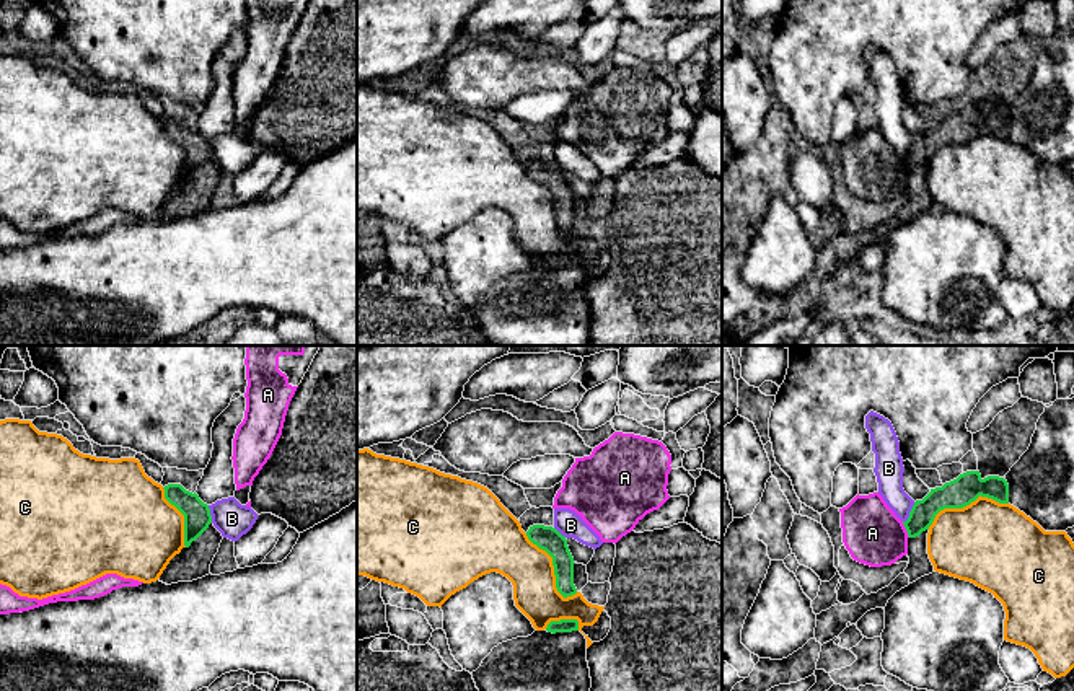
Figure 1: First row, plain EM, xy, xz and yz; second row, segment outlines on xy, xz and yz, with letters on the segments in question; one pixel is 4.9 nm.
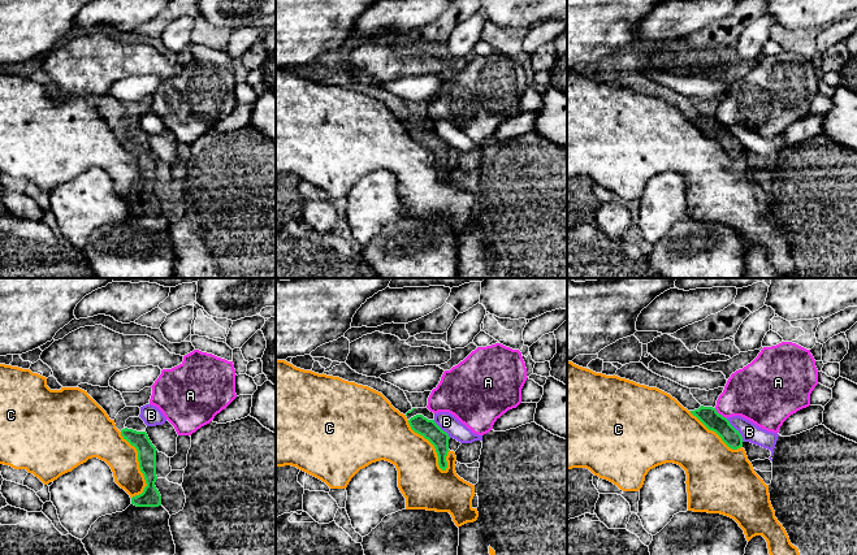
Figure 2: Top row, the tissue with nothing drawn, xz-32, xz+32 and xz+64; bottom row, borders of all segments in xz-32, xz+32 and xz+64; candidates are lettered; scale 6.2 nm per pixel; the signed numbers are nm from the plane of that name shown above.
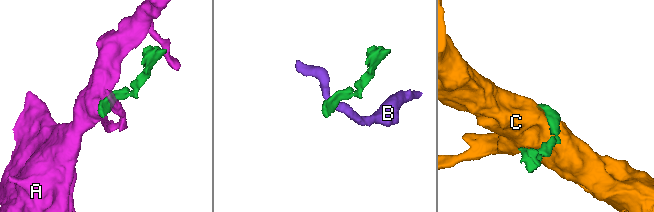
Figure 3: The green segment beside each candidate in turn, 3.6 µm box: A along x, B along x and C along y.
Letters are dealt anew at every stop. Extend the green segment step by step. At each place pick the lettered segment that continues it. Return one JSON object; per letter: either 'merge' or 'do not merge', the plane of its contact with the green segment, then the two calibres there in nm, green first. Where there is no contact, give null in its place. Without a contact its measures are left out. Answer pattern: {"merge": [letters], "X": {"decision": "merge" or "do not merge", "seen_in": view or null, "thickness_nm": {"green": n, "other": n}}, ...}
{"merge": [], "A": {"decision": "do not merge", "seen_in": "yz", "thickness_nm": {"green": 120, "other": 300}}, "B": {"decision": "do not merge", "seen_in": "yz", "thickness_nm": {"green": 140, "other": 140}}, "C": {"decision": "do not merge", "seen_in": "yz", "thickness_nm": {"green": 150, "other": 420}}}

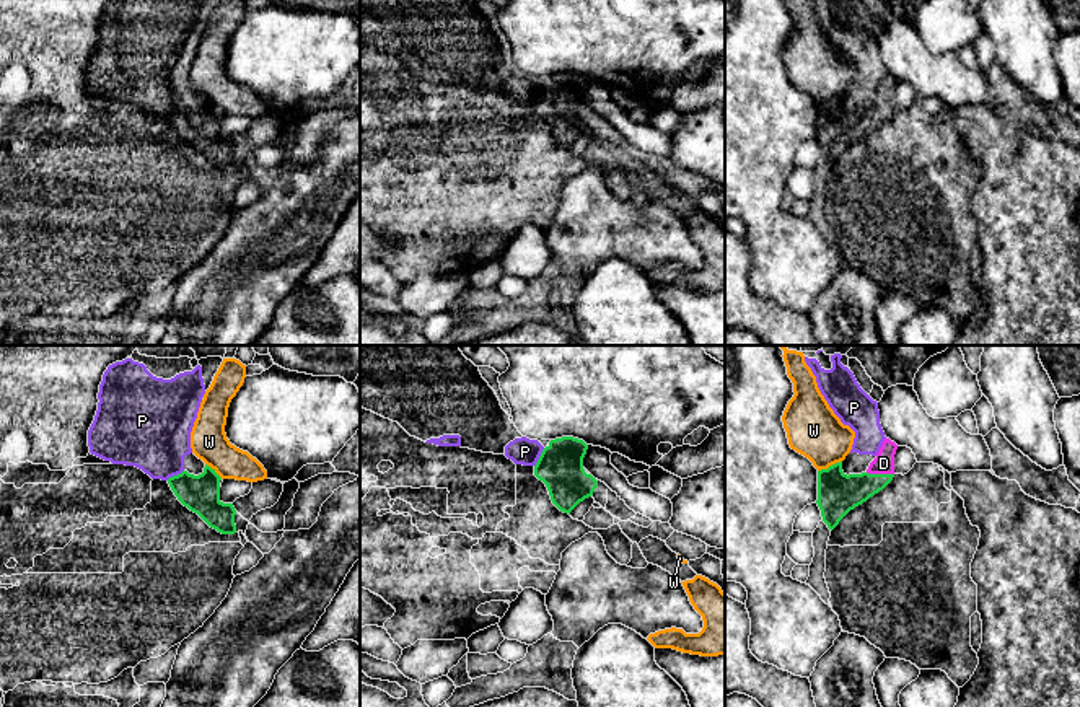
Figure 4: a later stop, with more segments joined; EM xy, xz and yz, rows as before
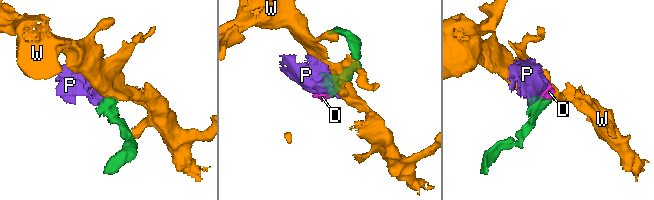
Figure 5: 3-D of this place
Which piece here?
{"merge": ["D"], "D": {"decision": "merge", "seen_in": "yz", "thickness_nm": {"green": 200, "other": 100}}, "P": {"decision": "do not merge", "seen_in": "xz", "thickness_nm": {"green": 220, "other": 130}}, "W": {"decision": "do not merge", "seen_in": "yz", "thickness_nm": {"green": 200, "other": 260}}}

